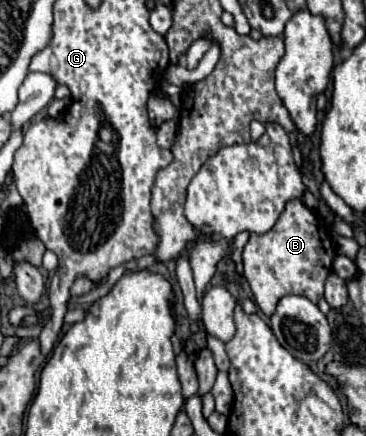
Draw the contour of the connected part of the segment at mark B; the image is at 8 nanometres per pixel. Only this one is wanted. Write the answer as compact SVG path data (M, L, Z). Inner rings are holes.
M292 199L280 213L278 223L266 235L258 235L256 241L248 241L244 247L244 277L258 309L266 317L272 317L278 301L290 293L300 293L318 305L324 297L324 283L334 271L334 257L332 239L326 233L320 235L318 217L300 199Z

